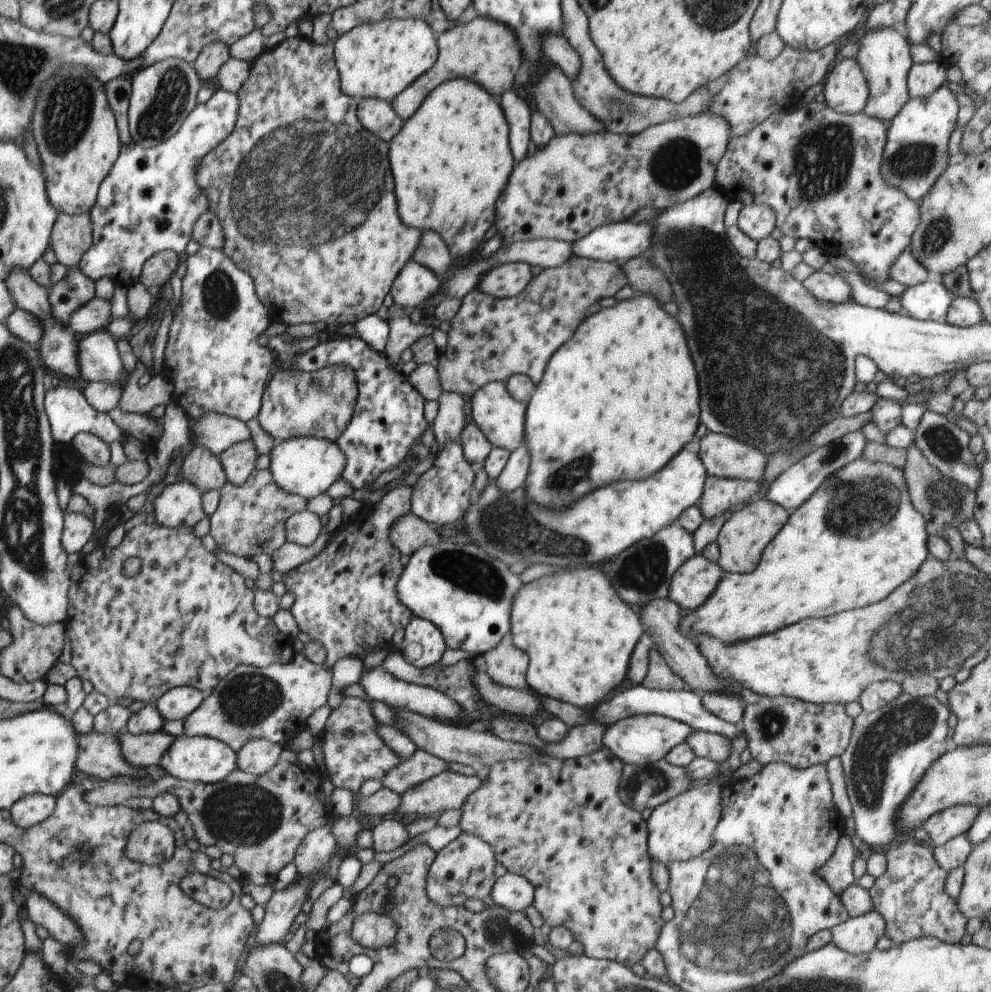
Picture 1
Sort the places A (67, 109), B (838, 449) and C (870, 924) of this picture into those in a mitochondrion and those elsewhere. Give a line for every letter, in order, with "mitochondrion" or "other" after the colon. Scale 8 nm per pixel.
A: mitochondrion
B: mitochondrion
C: other

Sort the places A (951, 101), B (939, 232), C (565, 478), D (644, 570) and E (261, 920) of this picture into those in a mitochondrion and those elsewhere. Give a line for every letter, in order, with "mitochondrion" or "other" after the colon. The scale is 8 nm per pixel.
A: other
B: mitochondrion
C: mitochondrion
D: mitochondrion
E: other

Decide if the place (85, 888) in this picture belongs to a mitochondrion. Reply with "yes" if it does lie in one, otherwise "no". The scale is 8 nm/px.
yes

